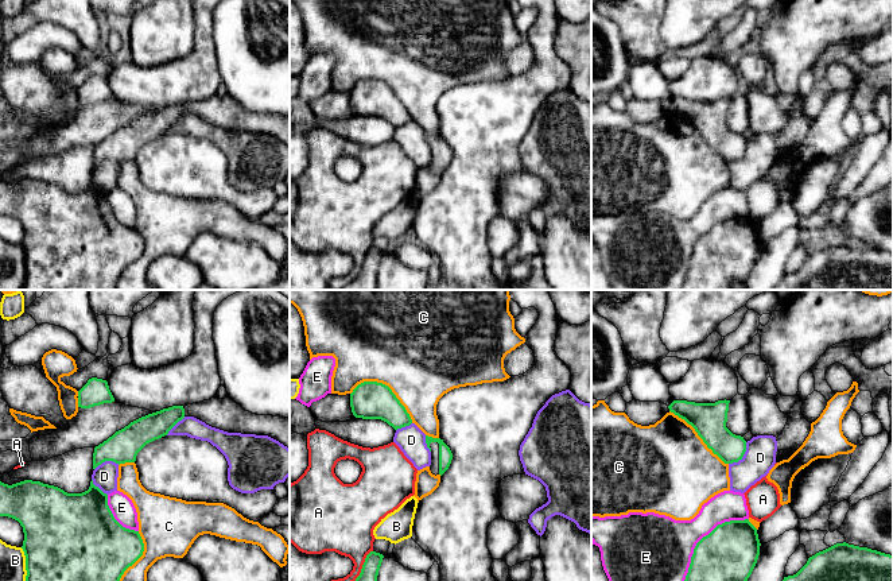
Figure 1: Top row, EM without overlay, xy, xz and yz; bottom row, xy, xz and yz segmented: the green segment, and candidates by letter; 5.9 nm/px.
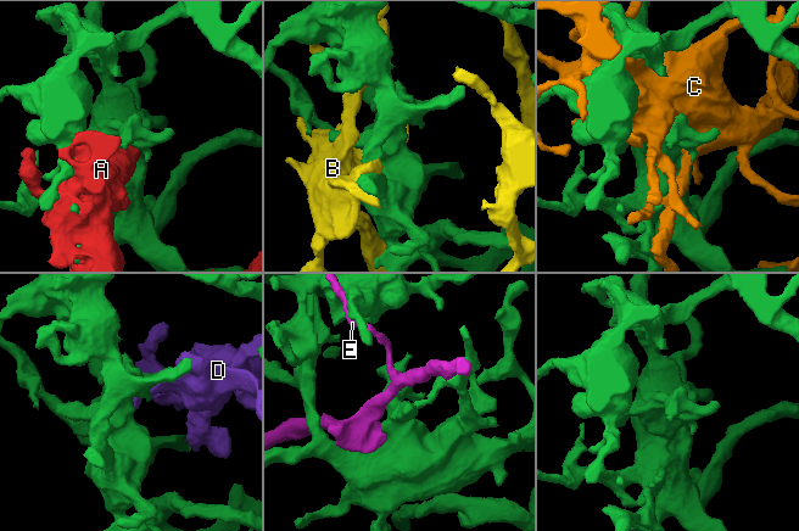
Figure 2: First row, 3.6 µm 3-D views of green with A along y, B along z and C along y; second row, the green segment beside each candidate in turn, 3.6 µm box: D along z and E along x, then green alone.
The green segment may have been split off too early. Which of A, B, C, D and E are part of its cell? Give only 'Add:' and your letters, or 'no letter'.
Add: no letter

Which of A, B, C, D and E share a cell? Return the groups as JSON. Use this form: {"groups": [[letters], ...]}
{"groups": [["A"], ["B"], ["C"], ["D"], ["E"]]}

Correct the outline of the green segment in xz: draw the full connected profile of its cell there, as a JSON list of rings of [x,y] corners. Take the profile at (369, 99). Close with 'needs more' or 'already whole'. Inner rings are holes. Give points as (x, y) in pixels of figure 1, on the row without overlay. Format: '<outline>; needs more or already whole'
[[[364,80],[350,92],[356,116],[381,117],[395,128],[409,124],[412,117],[392,88],[377,80]]]; already whole

